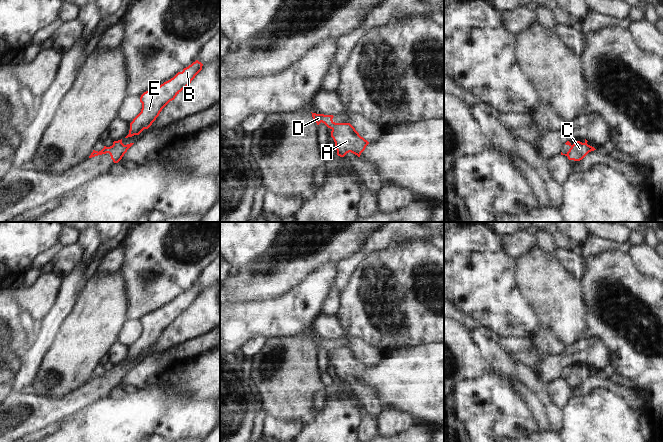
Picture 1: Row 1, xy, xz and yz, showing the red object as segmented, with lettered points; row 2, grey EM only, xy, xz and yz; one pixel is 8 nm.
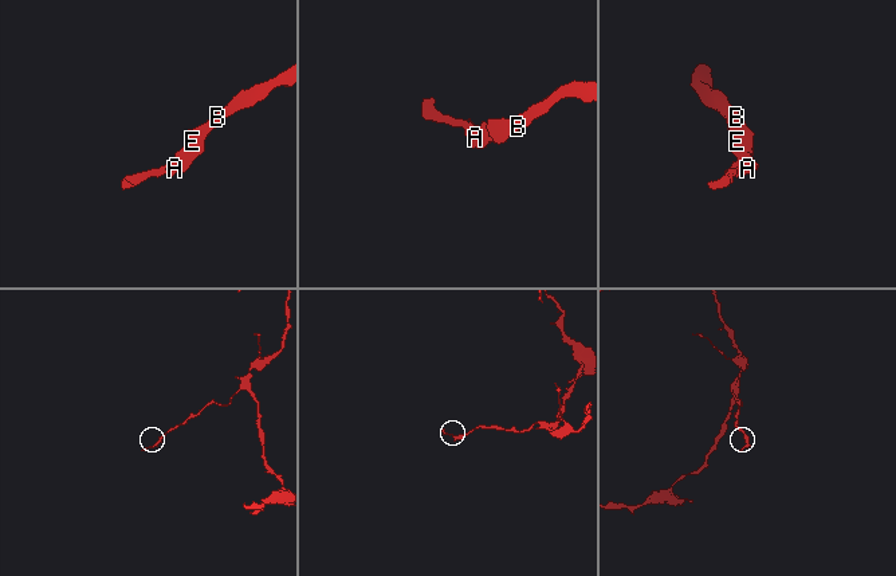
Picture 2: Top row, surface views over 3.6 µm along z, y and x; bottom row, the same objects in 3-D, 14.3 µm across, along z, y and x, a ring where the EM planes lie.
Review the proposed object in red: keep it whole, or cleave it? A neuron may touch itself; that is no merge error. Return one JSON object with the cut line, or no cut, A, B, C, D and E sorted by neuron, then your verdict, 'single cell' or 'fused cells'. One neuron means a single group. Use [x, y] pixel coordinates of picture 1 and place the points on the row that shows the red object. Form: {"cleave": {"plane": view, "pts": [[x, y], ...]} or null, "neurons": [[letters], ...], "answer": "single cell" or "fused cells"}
{"cleave": {"plane": "xz", "pts": [[341, 123], [335, 124], [331, 128]]}, "neurons": [["A", "B", "C", "E"], ["D"]], "answer": "fused cells"}

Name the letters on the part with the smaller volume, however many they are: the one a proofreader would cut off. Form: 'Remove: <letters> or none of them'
Remove: D

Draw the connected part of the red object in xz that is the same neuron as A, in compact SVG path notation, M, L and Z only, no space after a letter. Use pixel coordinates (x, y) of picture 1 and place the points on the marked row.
M350 123L335 125L331 131L331 137L335 142L337 155L340 157L344 157L349 152L360 157L369 144Z

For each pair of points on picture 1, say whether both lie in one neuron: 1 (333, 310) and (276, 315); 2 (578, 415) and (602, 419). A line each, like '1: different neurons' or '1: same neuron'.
1: different neurons
2: same neuron

